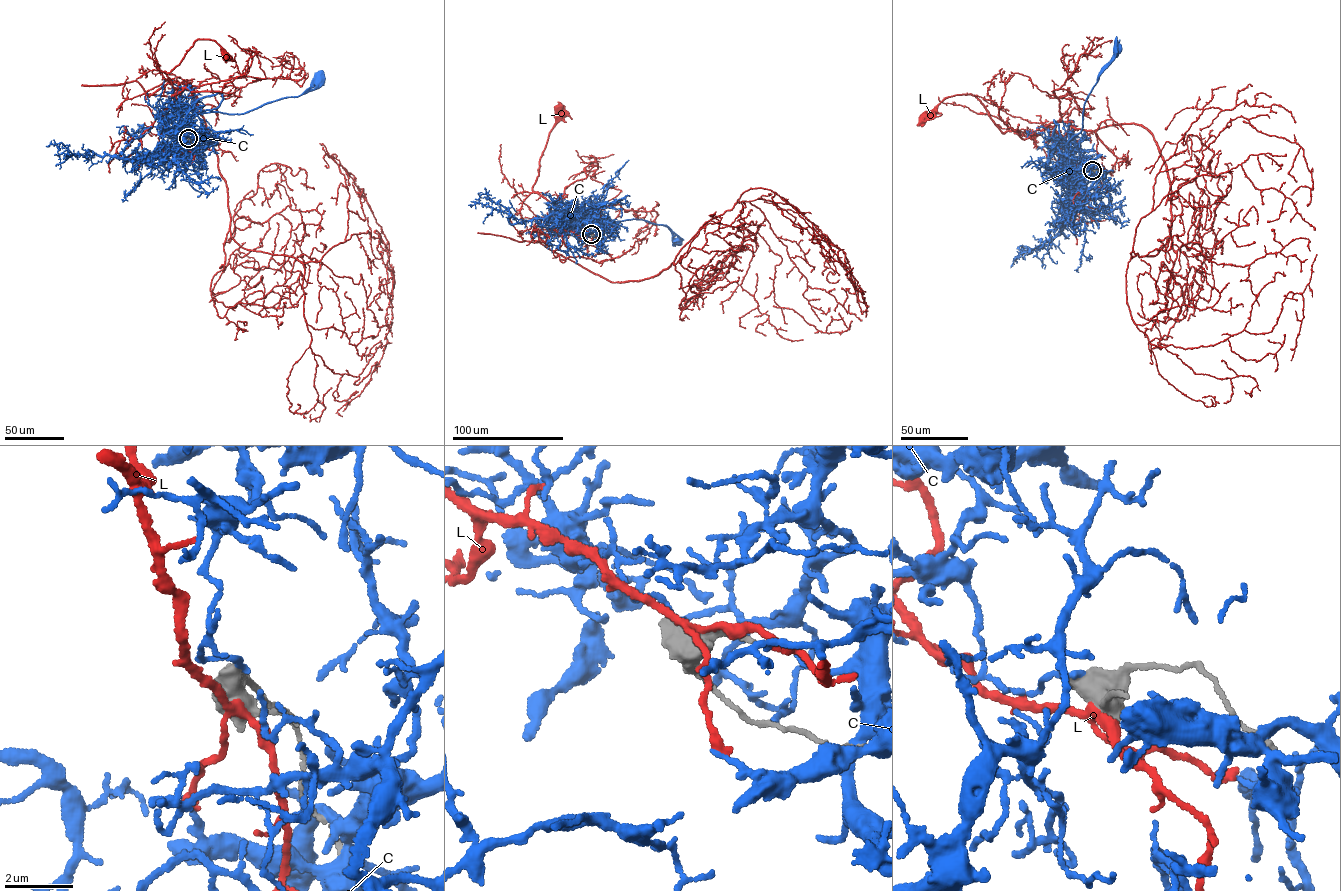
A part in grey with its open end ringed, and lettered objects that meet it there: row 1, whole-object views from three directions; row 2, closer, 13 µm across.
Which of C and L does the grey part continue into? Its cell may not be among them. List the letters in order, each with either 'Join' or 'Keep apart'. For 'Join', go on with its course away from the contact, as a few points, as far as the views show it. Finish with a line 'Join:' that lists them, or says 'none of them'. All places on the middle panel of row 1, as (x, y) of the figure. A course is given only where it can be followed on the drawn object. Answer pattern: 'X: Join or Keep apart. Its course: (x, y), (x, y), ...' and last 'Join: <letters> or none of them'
C: Keep apart
L: Keep apart
Join: none of them

